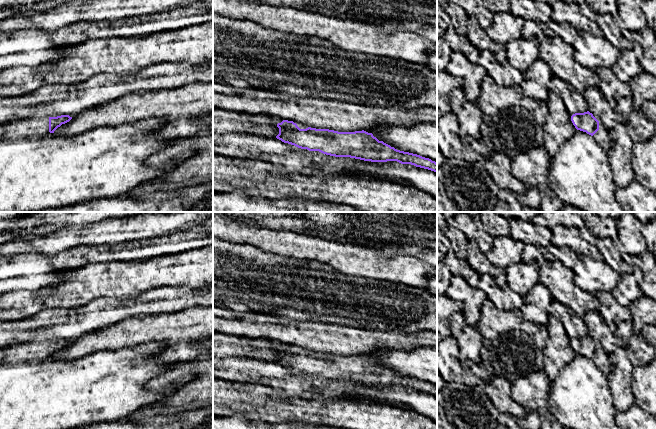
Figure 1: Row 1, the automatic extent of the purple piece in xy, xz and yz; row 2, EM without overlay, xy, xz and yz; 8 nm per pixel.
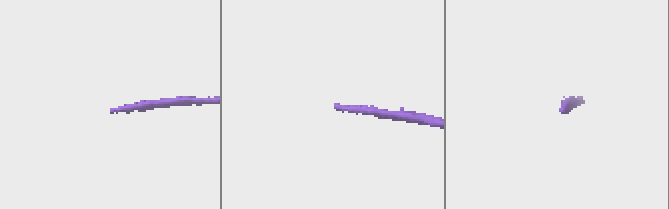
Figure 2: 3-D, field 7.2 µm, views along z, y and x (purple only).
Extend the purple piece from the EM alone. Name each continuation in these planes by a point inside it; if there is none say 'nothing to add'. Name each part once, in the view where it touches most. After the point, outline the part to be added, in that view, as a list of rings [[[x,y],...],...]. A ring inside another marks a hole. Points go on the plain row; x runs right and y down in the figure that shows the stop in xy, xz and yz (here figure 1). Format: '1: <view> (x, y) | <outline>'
1: xy (26, 352) | [[[49,342],[22,343],[0,347],[0,365],[38,362],[49,357]]]

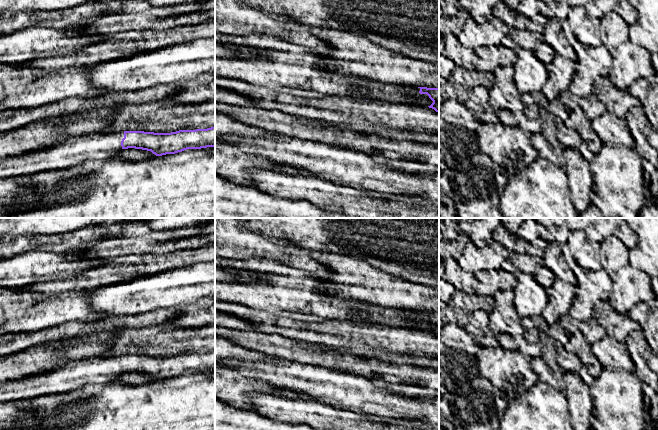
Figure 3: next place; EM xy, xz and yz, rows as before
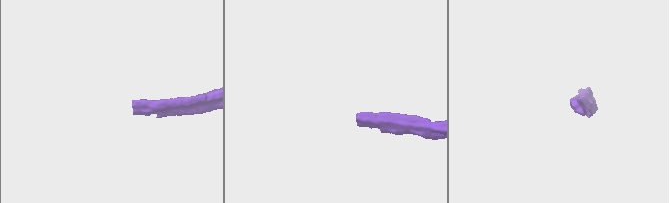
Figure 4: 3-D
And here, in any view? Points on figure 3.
1: xy (75, 374) | [[[124,355],[69,360],[55,369],[0,383],[0,402],[72,392],[88,384],[115,382],[122,374],[123,362]]]

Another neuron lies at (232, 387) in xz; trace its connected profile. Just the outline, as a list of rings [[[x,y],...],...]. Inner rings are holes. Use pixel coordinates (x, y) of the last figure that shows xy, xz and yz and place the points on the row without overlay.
[[[215,364],[215,398],[240,409],[251,410],[254,406],[250,402],[250,398],[254,393],[275,395],[292,399],[308,398],[307,396],[303,396],[292,390],[275,388],[263,380],[247,377],[238,370],[221,367]]]

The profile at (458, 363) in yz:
[[[456,323],[442,326],[439,329],[439,382],[448,389],[453,389],[480,376],[477,361],[479,349],[480,345],[464,327],[460,327]]]

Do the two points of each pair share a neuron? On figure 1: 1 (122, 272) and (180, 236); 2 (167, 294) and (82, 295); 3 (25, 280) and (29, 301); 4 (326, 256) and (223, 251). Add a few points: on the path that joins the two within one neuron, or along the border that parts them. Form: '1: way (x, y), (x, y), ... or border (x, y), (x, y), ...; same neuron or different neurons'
1: border (163, 255), (144, 260), (117, 260); different neurons
2: border (162, 286), (148, 289), (129, 299), (117, 299); different neurons
3: border (50, 287), (10, 292); different neurons
4: border (255, 246), (266, 251), (300, 259); different neurons

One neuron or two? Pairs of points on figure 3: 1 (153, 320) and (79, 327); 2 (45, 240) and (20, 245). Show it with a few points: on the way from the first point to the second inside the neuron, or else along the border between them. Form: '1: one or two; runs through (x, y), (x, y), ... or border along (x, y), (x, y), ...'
1: one; runs through (135, 321), (114, 322), (106, 326), (97, 327)
2: one; runs through (39, 242), (26, 244)

